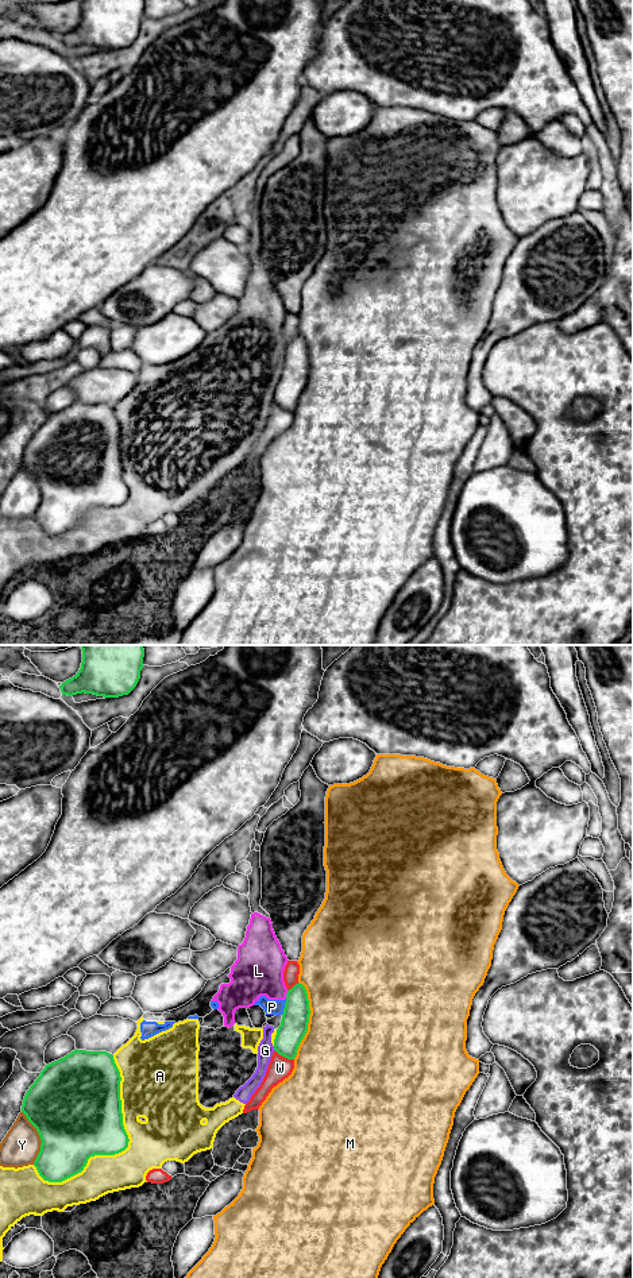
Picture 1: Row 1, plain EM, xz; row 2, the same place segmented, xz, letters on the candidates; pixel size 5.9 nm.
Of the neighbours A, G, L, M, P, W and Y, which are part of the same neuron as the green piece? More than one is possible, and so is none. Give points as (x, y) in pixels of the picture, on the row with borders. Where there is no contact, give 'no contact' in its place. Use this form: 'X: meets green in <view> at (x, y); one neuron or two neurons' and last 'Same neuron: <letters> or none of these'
A: meets green in xz at (127, 1145); two neurons
G: meets green in xz at (274, 1049); two neurons
L: meets green in xz at (286, 995); two neurons
M: meets green in xz at (308, 1020); two neurons
P: meets green in xz at (285, 1007); two neurons
W: meets green in xz at (285, 1057); two neurons
Y: meets green in xz at (41, 1138); two neurons
Same neuron: none of these

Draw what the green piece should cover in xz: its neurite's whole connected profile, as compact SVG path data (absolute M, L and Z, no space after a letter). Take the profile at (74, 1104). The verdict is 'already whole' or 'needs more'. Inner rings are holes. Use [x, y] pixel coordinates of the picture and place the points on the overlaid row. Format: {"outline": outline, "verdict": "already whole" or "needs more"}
{"outline": "M76 1049L45 1066L22 1105L42 1140L34 1166L45 1181L62 1182L81 1173L90 1157L128 1147L120 1081L107 1051Z", "verdict": "already whole"}

